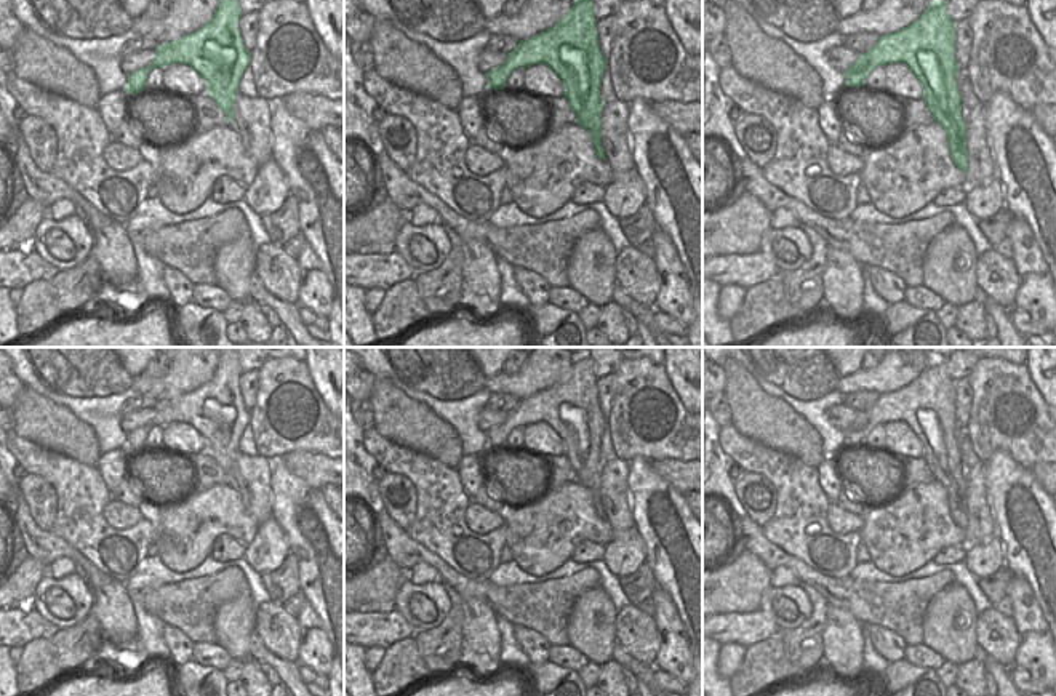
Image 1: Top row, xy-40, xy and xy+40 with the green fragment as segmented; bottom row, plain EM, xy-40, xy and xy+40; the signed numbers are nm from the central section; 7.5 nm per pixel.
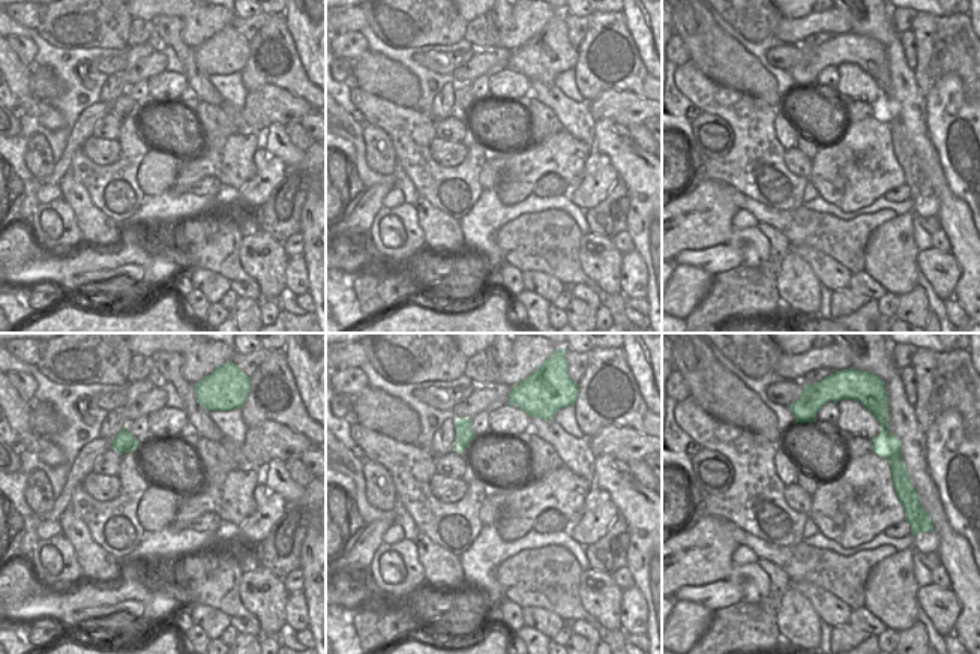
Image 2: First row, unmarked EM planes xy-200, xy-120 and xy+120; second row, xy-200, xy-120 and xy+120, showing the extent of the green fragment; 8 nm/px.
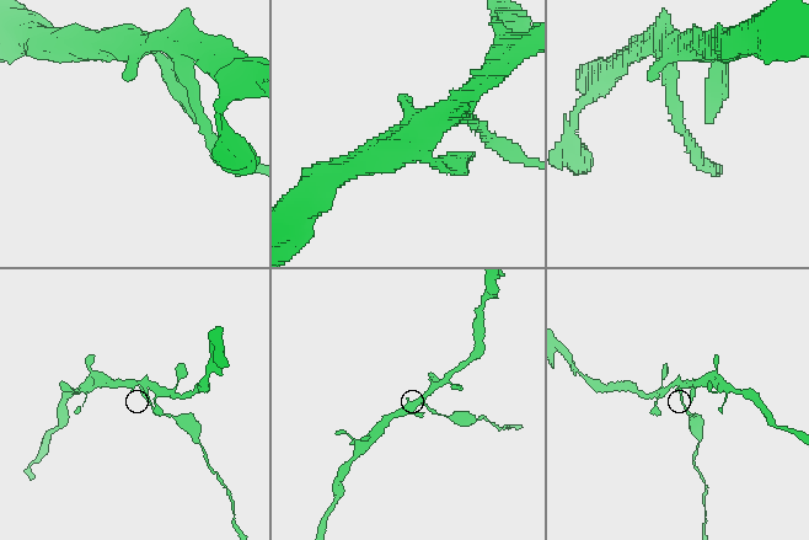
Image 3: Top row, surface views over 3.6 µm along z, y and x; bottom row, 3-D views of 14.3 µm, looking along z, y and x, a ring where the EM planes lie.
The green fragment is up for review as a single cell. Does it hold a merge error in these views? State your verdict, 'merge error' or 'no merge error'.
merge error

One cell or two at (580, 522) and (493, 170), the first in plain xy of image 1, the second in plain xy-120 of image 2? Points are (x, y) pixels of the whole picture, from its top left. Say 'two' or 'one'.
two

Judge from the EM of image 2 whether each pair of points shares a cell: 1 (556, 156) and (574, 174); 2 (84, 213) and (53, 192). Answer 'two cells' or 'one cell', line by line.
1: one cell
2: two cells

